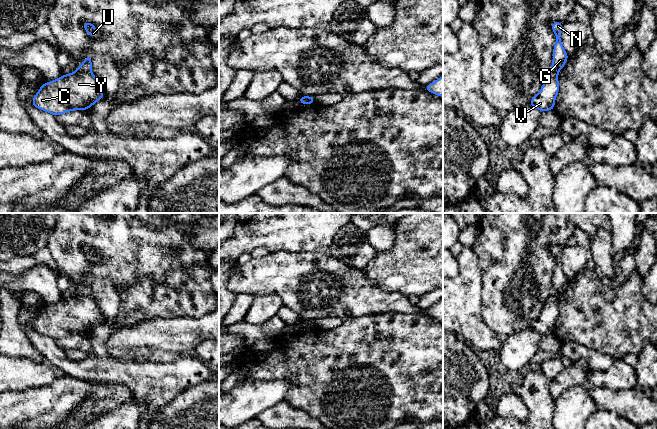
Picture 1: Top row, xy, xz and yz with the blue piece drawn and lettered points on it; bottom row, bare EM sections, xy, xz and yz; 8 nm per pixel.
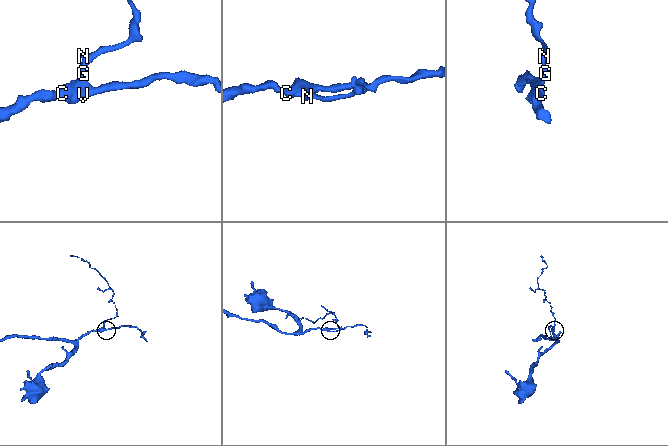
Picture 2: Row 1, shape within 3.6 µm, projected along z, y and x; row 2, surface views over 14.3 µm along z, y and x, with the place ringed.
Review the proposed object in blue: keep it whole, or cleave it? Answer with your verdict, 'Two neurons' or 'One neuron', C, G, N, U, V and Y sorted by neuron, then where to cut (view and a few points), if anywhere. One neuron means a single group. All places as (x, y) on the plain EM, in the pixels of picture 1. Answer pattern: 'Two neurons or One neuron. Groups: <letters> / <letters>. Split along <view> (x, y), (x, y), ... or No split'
Two neurons. Groups: C V Y / G N U. Split along xy (77, 293), (90, 296)

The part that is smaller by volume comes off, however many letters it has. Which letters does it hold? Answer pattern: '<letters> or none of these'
G, N, U

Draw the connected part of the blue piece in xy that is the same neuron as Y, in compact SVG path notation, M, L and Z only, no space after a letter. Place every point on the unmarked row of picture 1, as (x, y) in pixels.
M77 293L42 308L31 328L53 340L58 340L73 334L88 335L104 320L105 316L95 299Z

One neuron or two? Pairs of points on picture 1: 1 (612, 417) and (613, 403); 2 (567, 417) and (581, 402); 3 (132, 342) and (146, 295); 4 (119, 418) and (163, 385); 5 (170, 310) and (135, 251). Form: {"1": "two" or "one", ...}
{"1": "two", "2": "one", "3": "two", "4": "two", "5": "two"}

